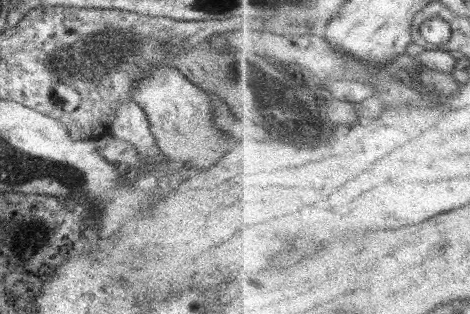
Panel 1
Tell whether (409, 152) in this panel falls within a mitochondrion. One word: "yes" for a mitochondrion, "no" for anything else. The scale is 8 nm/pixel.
no

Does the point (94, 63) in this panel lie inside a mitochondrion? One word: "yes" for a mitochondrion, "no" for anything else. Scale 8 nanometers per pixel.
yes

